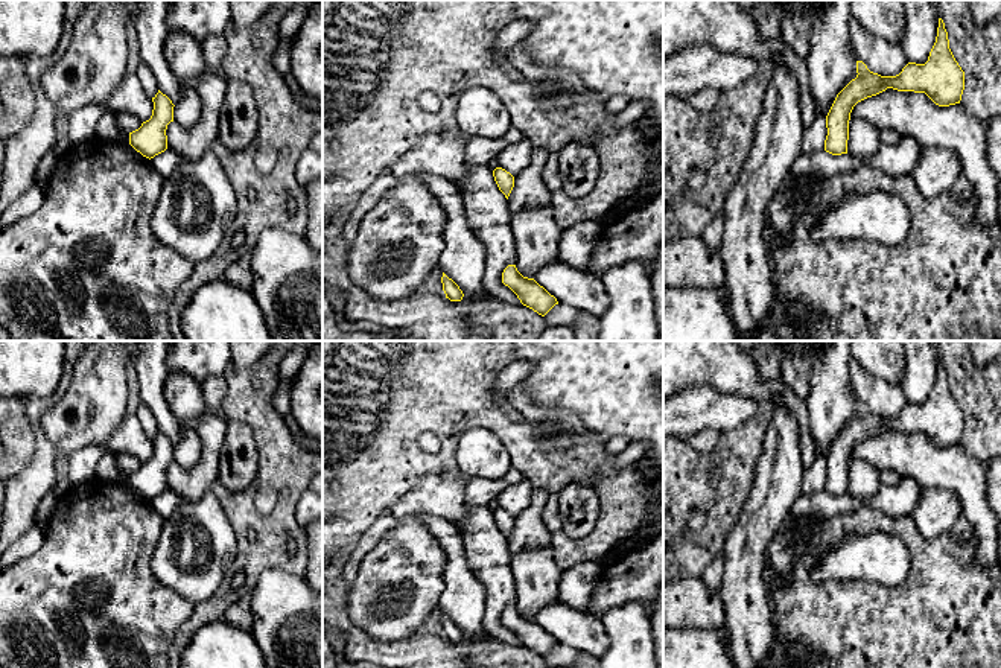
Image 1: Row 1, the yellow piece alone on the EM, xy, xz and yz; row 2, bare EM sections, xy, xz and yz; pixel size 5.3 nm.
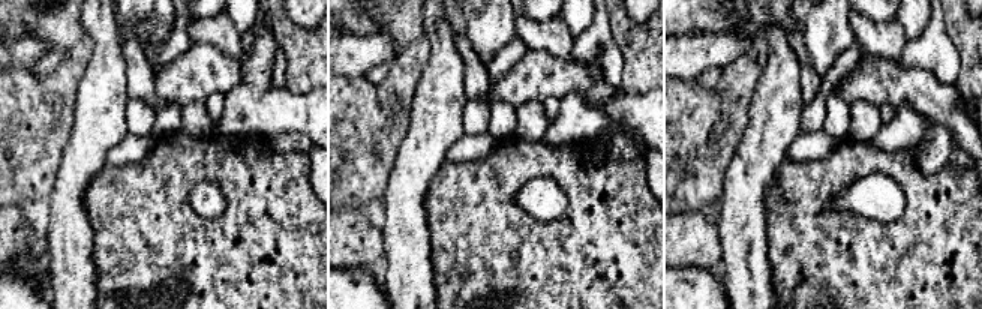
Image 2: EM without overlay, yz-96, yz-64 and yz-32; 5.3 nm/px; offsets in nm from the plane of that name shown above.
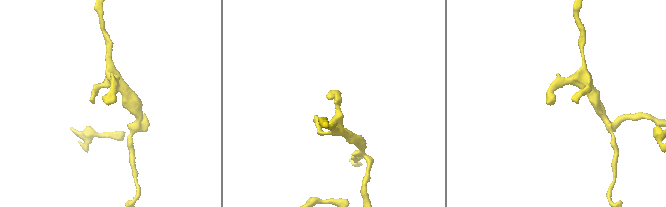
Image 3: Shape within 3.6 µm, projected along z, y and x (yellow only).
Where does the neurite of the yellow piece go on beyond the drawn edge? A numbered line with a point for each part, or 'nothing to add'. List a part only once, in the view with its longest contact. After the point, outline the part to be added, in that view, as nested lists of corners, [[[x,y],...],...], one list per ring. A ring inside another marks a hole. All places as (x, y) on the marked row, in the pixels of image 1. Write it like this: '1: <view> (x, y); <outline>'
nothing to add

